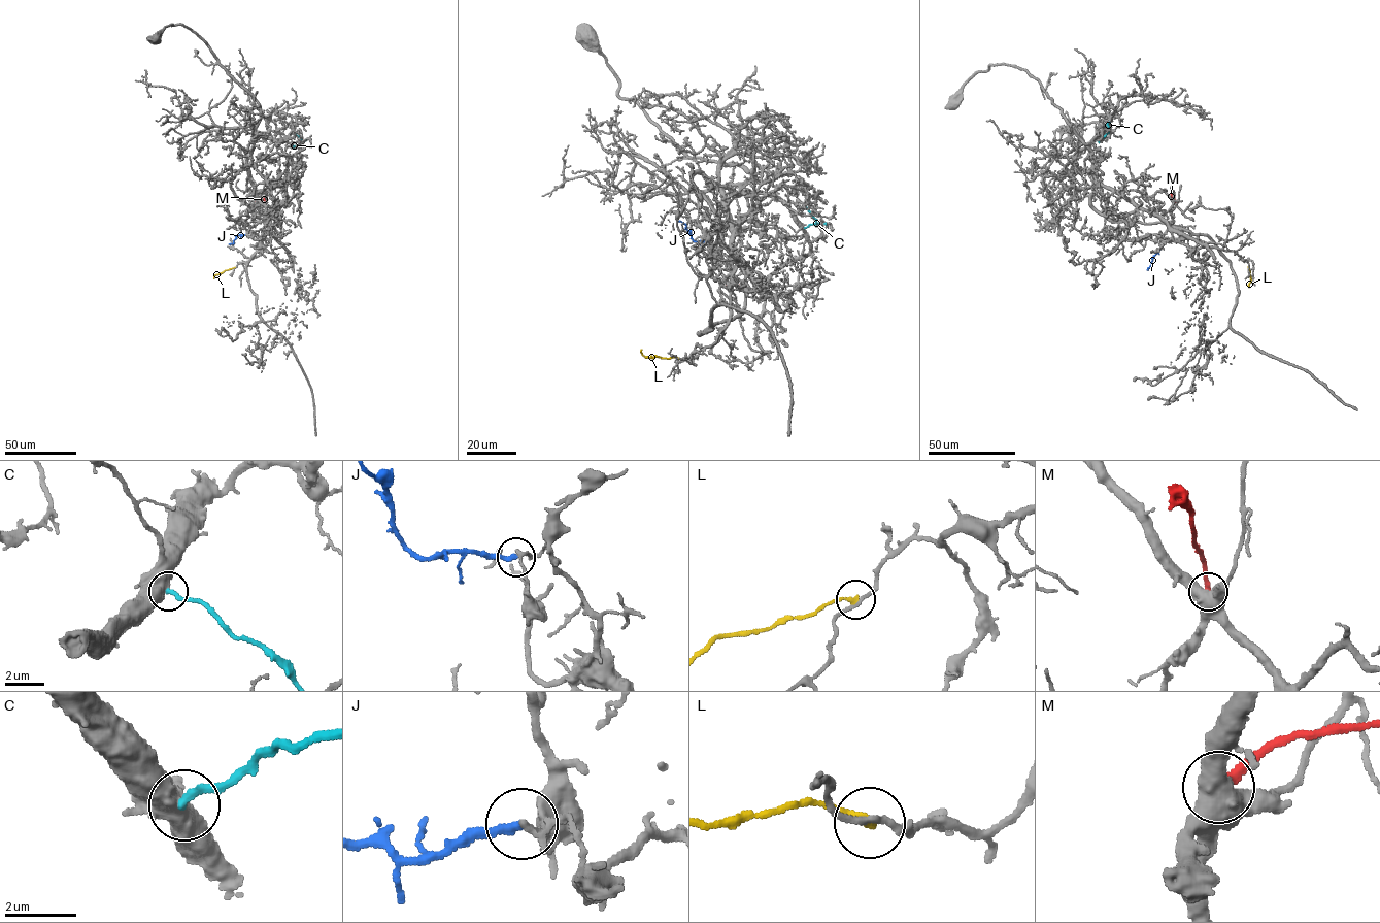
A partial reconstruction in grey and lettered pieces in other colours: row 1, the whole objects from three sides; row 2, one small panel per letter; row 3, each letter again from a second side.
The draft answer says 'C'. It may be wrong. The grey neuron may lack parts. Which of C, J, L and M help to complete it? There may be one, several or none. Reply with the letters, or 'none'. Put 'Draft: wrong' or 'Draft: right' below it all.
none
Draft: wrong

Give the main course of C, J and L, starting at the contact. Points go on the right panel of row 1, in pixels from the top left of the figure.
C: (1109, 122), (1108, 132), (1098, 140)
J: (1157, 249), (1147, 269)
L: (1249, 266), (1251, 279), (1248, 287)

